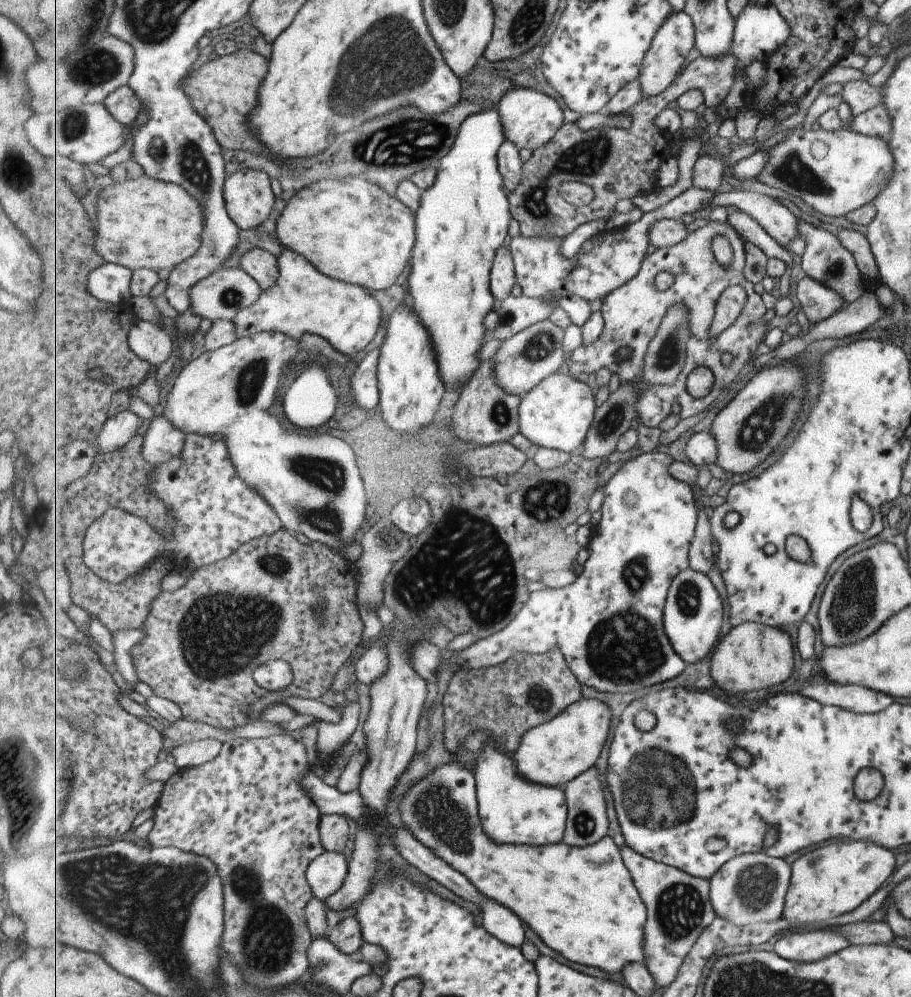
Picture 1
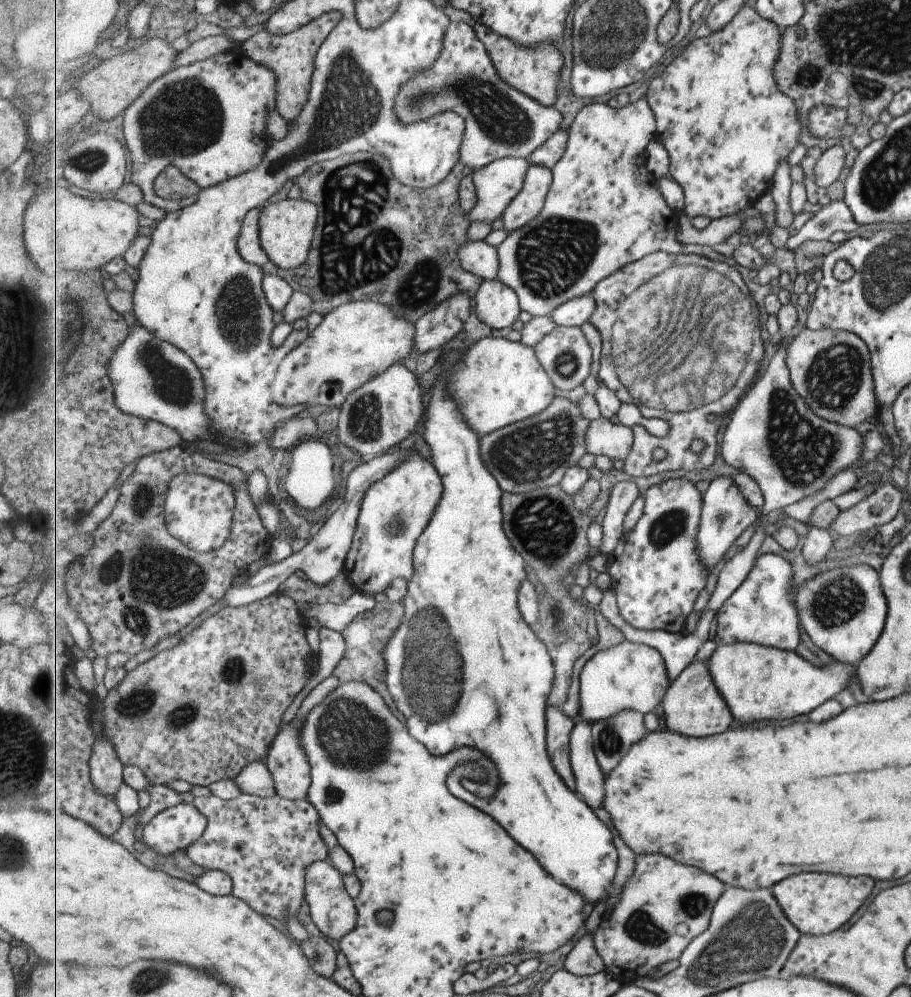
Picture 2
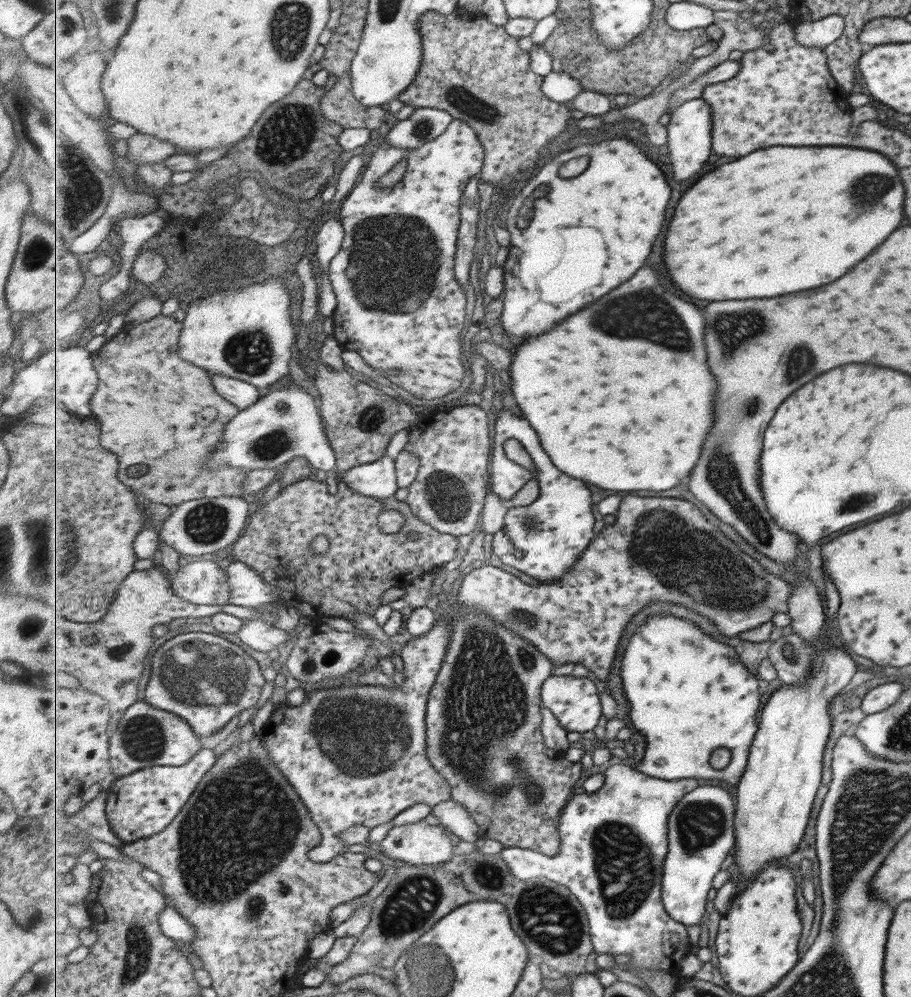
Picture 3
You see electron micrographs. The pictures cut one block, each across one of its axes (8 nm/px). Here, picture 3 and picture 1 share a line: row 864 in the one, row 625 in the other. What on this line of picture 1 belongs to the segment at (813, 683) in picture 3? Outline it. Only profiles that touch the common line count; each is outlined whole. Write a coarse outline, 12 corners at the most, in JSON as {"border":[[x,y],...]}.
{"border":[[743,622],[713,652],[717,687],[743,694],[785,682],[795,646]]}

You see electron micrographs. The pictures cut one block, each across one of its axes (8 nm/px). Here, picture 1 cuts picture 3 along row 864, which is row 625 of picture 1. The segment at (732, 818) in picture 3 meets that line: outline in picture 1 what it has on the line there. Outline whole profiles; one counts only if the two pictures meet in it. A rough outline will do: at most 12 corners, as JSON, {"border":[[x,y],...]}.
{"border":[[705,572],[672,583],[664,626],[688,664],[721,642],[723,598]]}

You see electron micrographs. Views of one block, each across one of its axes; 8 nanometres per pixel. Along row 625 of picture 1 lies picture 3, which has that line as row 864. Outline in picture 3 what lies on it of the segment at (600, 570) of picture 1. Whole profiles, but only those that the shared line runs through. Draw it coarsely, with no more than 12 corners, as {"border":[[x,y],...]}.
{"border":[[611,765],[560,854],[498,854],[569,888],[598,953],[680,978],[662,898],[670,816],[699,780]]}

